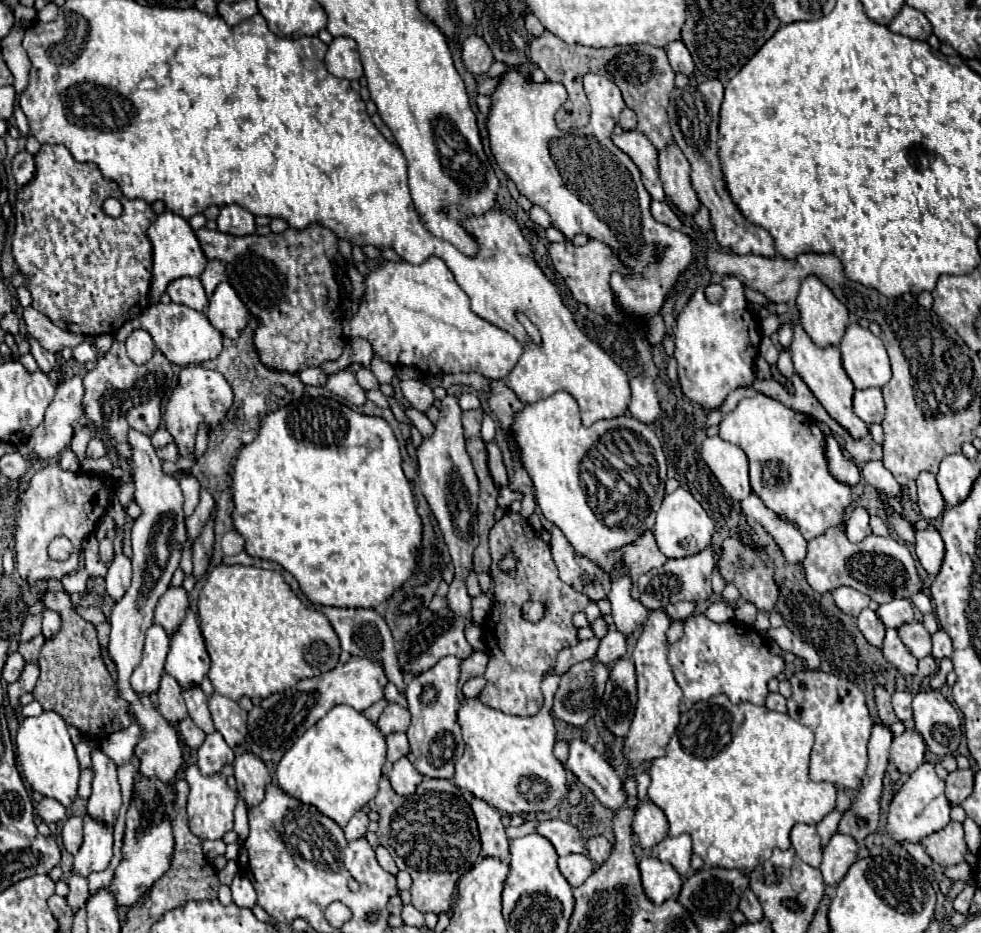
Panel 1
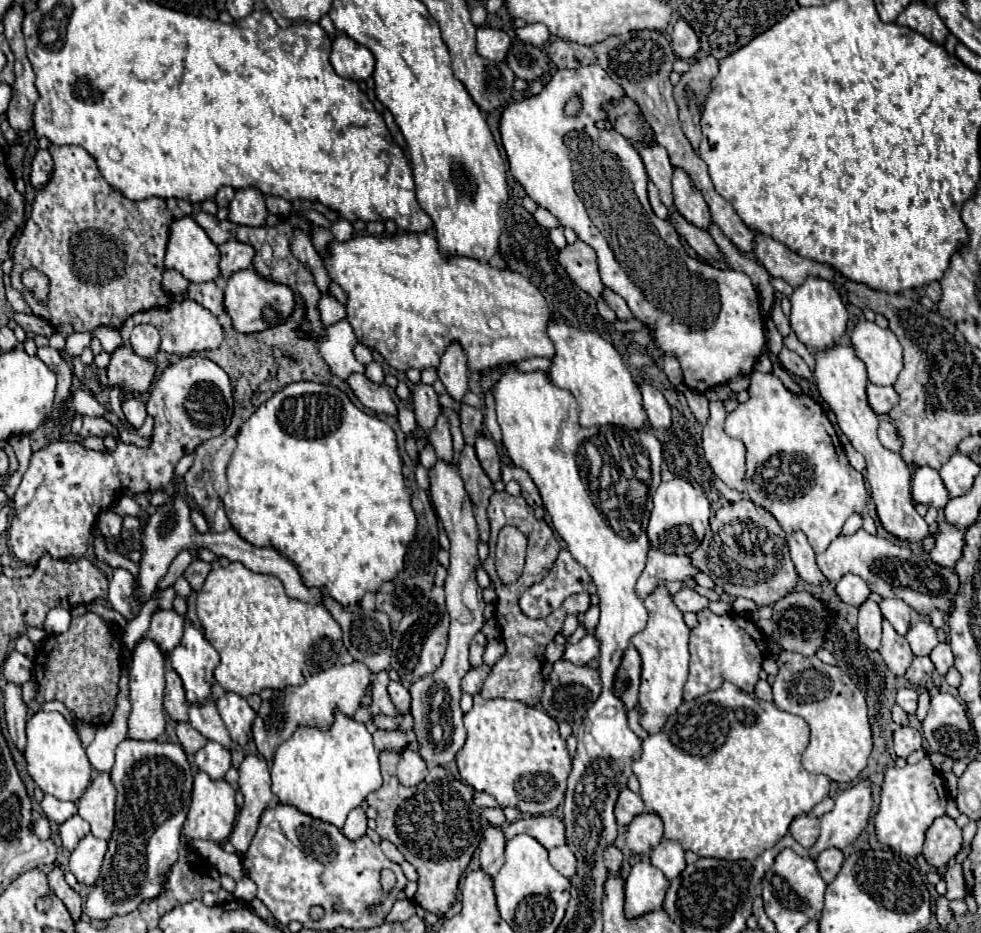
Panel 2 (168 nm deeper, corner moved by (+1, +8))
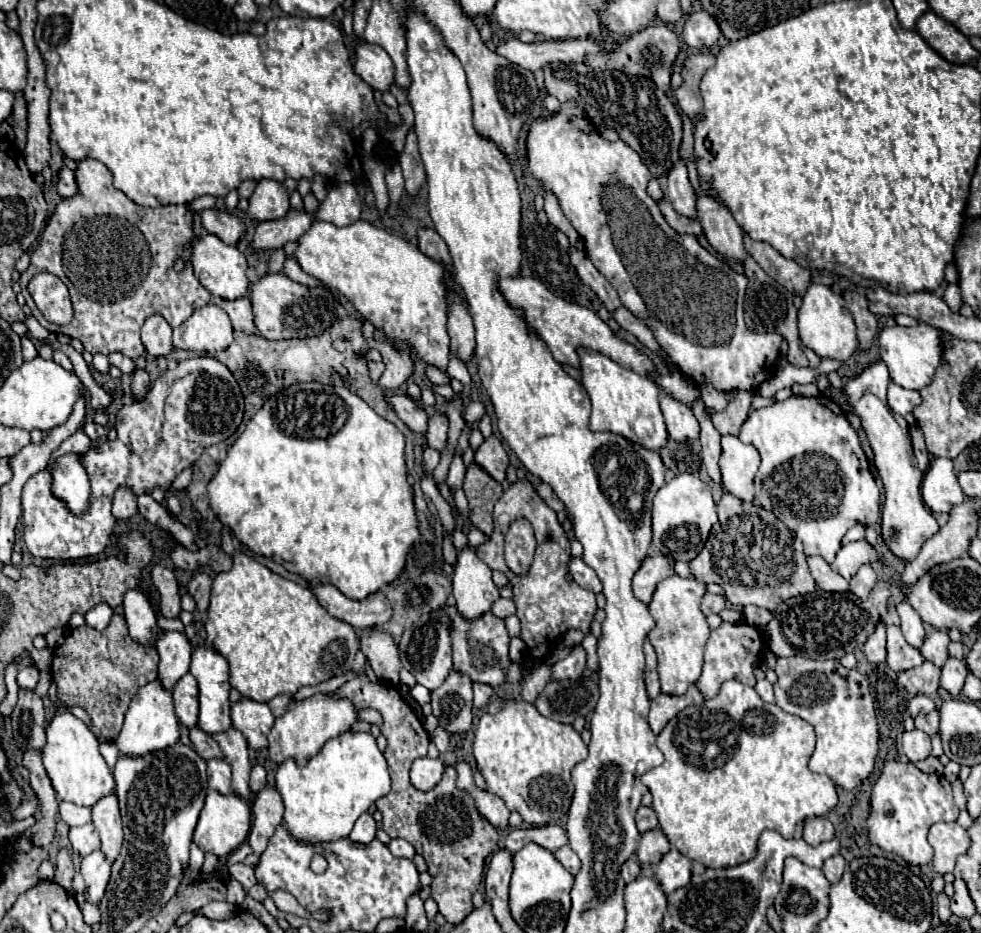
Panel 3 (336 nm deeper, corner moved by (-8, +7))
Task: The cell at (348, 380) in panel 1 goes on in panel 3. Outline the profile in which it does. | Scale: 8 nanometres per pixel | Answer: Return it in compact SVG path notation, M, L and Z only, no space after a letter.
M394 395L388 397L392 409L398 413L398 417L416 433L426 433L428 429L428 415L426 411L416 405L408 395Z

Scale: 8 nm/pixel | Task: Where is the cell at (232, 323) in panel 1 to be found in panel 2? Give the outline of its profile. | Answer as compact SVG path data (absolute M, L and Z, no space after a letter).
M251 268L249 270L239 270L233 276L229 276L223 292L223 306L225 312L233 320L233 328L237 332L249 334L249 332L259 332L261 328L271 328L273 324L283 322L291 310L293 310L295 298L289 288L281 284L269 284L269 280L261 280Z

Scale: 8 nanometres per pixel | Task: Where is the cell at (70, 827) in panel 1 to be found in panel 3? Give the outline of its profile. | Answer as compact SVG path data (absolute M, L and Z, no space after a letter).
M88 823L84 827L70 827L70 843L72 843L74 851L78 851L82 857L100 849L100 839L98 839L98 833L92 823Z

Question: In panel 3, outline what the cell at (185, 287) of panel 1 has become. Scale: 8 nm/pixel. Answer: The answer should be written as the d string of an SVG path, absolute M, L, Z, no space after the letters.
M240 297L238 301L220 301L220 299L216 299L216 301L230 315L234 329L238 329L246 335L258 335L258 329L254 325L254 313L252 313L250 297Z

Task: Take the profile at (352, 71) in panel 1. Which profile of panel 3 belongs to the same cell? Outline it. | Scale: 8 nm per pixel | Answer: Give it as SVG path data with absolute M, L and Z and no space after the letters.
M360 43L356 47L354 71L378 91L386 91L394 83L394 63L380 45Z

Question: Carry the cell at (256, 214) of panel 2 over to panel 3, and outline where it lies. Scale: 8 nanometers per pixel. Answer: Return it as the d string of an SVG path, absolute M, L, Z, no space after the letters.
M262 179L252 197L250 197L250 217L256 221L270 221L284 217L290 209L290 195L284 187L284 183L274 179Z

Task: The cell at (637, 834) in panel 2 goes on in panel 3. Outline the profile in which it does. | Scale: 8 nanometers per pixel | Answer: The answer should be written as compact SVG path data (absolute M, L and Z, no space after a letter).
M652 829L650 833L644 833L638 845L638 859L642 865L658 865L660 859L668 853L670 843L666 841L666 835L660 829Z

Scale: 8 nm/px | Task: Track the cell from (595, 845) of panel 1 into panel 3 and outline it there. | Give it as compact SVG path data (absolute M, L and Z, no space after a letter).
M634 859L626 861L626 865L622 865L622 877L624 877L626 883L634 881L638 875L640 875L640 867L638 867L638 863Z

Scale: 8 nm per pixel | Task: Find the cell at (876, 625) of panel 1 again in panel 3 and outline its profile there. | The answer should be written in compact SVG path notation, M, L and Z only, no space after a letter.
M878 623L876 631L868 637L864 645L864 655L872 665L886 661L886 627L884 623Z

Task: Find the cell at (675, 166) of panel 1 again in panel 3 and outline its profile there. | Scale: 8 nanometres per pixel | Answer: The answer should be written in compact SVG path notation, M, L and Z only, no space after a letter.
M698 197L698 221L704 229L708 243L726 257L744 263L748 257L742 237L744 231L732 217L732 213L712 197Z

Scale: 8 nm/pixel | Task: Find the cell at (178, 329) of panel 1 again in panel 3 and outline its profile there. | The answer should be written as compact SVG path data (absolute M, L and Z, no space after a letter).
M208 303L196 309L180 327L174 329L174 347L216 353L232 343L232 323L228 313Z

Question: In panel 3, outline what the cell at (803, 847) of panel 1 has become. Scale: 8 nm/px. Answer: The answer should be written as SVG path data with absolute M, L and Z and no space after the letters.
M814 817L804 823L804 841L812 847L830 841L834 837L834 825L828 817Z

